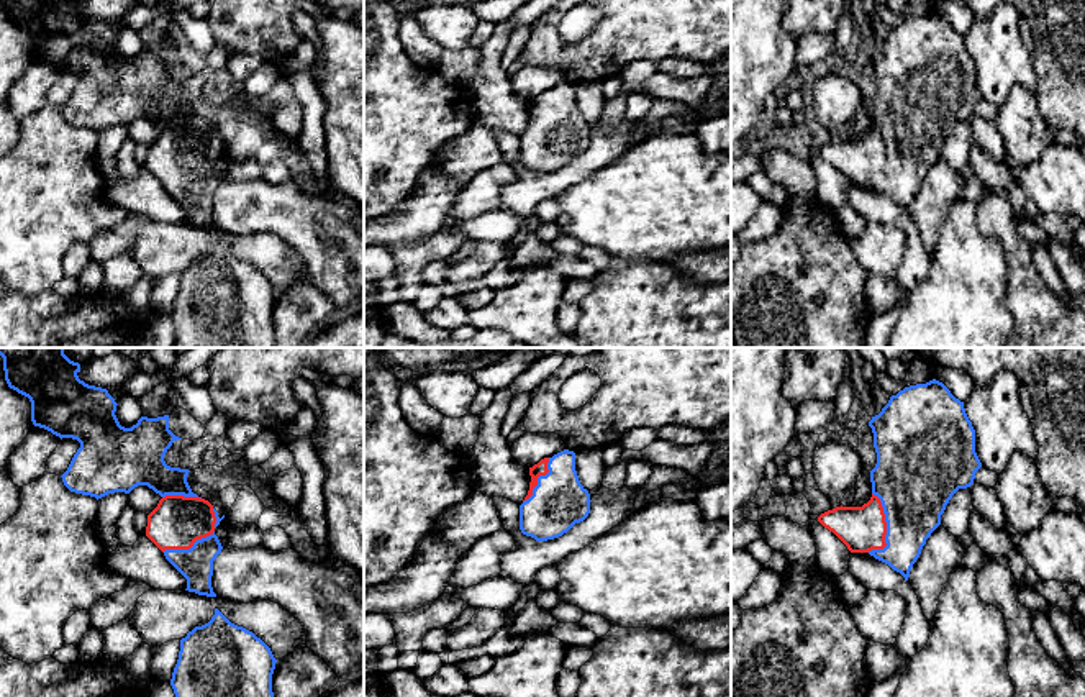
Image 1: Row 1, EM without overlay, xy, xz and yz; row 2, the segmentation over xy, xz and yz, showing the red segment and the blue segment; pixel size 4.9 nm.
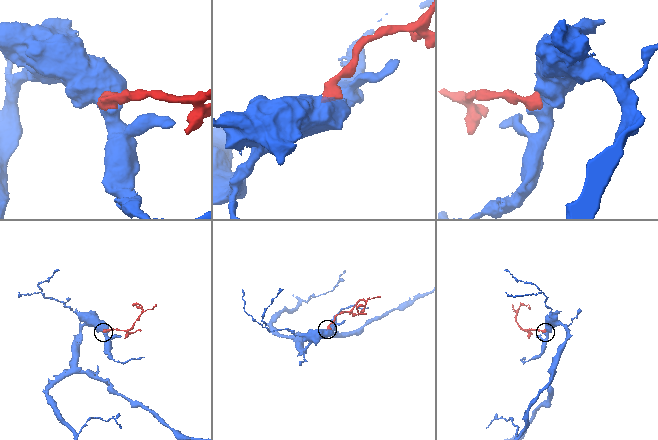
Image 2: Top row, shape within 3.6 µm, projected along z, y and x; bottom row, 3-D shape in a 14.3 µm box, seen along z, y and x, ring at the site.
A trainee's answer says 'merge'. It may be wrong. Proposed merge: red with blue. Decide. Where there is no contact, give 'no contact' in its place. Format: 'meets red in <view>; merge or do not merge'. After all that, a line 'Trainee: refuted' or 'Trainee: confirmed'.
meets red in yz; merge
Trainee: confirmed

